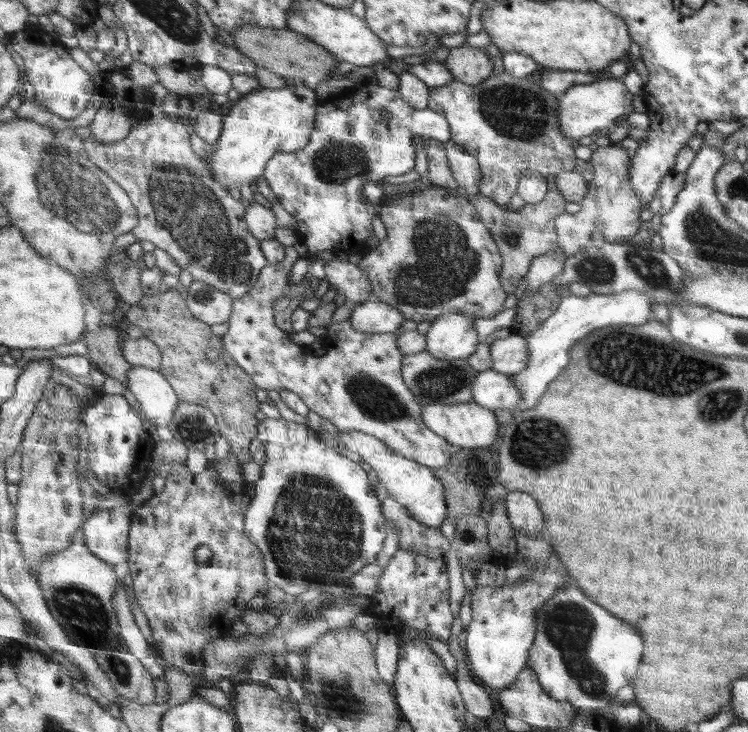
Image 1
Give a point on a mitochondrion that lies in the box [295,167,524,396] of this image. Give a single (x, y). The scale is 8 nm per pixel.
(441, 262)

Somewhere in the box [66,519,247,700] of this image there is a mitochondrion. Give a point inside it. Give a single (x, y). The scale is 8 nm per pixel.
(119, 668)

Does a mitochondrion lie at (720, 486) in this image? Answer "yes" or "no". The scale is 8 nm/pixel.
no

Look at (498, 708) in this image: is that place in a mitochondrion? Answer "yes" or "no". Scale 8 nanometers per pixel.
no

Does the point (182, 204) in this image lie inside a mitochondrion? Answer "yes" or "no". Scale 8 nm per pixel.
yes

